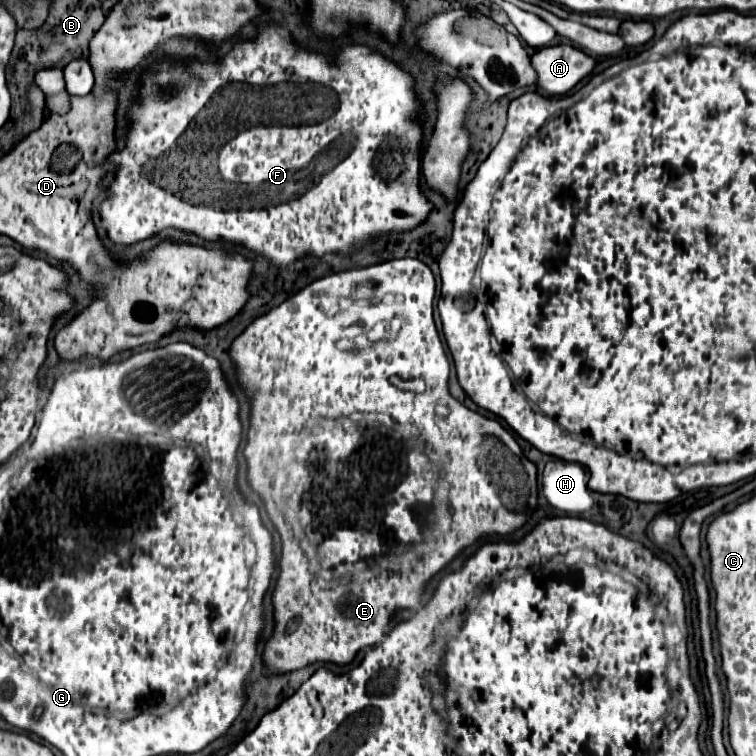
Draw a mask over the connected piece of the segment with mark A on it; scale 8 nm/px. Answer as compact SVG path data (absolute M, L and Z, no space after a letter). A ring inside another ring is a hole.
M573 45L543 47L531 57L531 61L539 75L537 85L549 95L565 95L597 65L591 55Z

